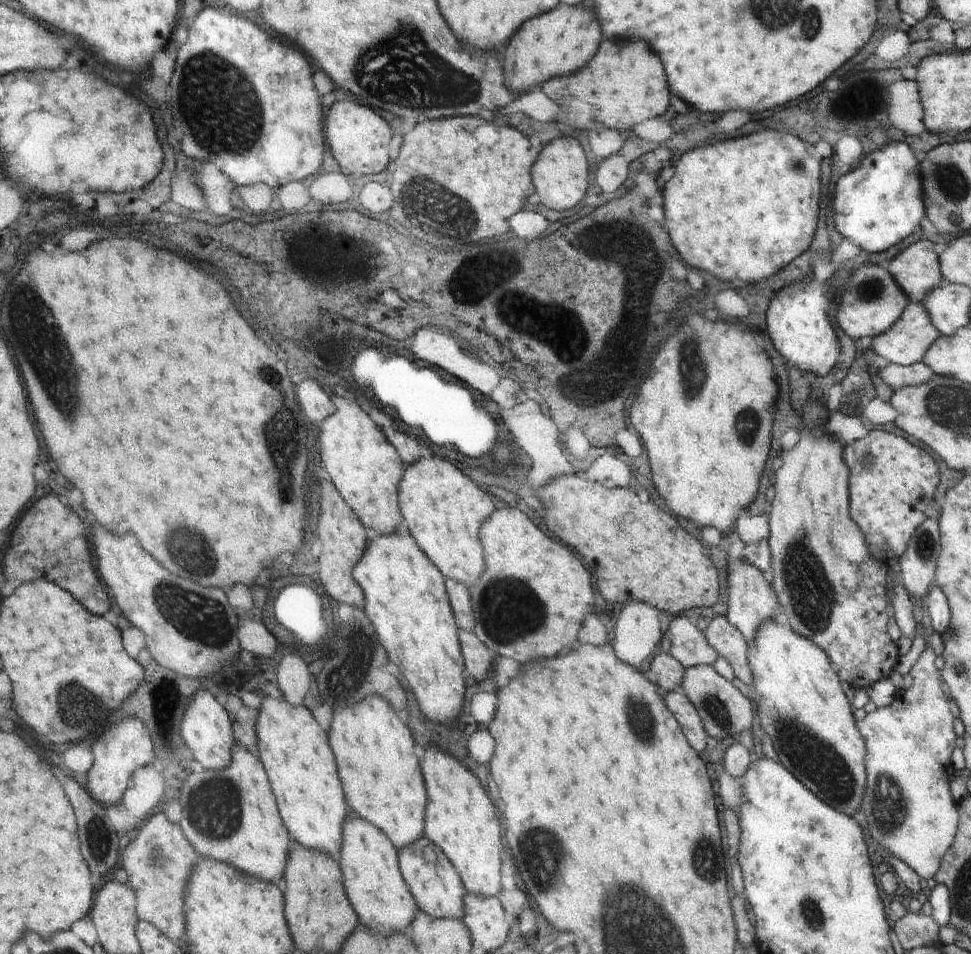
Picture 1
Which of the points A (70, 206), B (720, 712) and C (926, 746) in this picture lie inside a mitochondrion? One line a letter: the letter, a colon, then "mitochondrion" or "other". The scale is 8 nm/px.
A: other
B: mitochondrion
C: other

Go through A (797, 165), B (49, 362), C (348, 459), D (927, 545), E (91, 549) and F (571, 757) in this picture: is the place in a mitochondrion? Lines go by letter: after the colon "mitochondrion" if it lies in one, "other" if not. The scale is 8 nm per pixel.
A: mitochondrion
B: mitochondrion
C: other
D: mitochondrion
E: other
F: other

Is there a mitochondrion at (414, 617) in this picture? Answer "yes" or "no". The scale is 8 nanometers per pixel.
no

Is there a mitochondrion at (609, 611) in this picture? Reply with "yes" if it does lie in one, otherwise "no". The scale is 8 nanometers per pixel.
no

